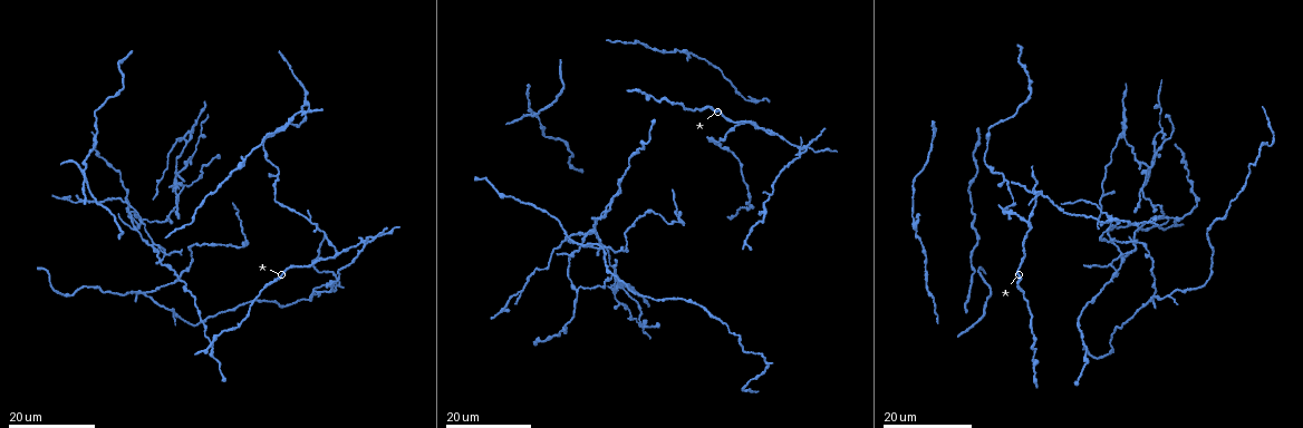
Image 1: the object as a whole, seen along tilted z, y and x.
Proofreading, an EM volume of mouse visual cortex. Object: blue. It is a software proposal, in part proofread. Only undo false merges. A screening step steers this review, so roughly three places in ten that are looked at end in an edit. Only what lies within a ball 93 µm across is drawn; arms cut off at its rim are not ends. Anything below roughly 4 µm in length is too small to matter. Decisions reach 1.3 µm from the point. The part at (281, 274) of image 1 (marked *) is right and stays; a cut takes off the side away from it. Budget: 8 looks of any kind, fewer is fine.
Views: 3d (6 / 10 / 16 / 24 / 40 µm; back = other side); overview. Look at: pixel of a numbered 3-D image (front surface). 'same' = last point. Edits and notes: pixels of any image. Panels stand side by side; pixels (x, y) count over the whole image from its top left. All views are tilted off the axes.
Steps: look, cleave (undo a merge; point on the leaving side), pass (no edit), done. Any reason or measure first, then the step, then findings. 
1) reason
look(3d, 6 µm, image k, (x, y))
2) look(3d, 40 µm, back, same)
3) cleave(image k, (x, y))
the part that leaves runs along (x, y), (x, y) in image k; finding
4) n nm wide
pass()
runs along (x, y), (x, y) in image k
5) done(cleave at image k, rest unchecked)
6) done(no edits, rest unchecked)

thick turns thin
look(3d, 24 µm, image 1, (1097, 297))

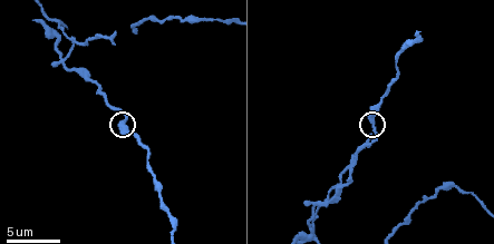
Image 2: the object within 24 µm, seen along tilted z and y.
closer look
look(3d, 10 µm, image 2, (375, 122))

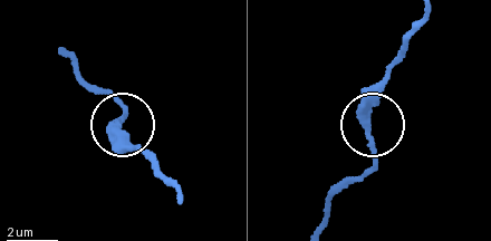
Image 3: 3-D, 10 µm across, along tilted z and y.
270 nm wide
pass()
runs along (419, 20), (378, 93), (368, 173) in image 3; all the same cell

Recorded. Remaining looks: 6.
arms part here
look(3d, 16 µm, image 1, (572, 253))

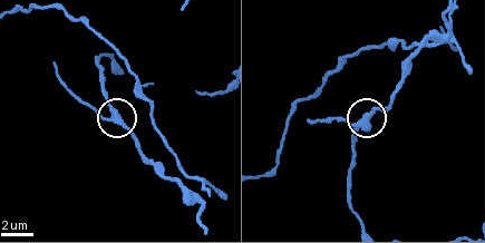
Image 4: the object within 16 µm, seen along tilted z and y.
look(3d, 10 µm, image 4, (109, 117))

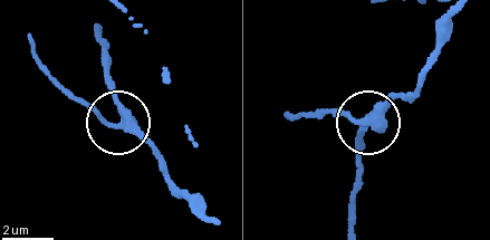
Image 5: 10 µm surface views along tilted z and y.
side arm 6 µm
pass()
runs along (215, 219), (170, 181), (135, 136), (66, 95) in image 5; one cell here

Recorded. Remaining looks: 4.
a fork
look(3d, 24 µm, image 1, (1027, 222))

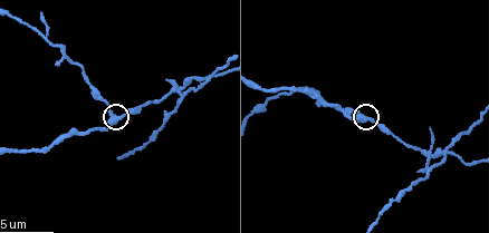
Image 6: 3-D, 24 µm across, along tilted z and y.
look(3d, 6 µm, image 6, (112, 118))

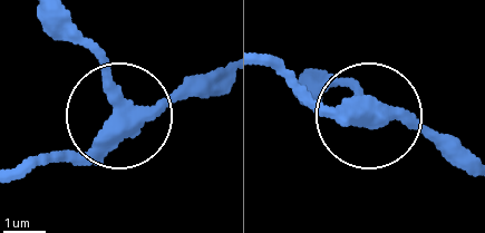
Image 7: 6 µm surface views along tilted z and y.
side arm 44 µm
pass()
runs along (16, 177), (81, 155), (206, 70) in image 7; one cell here

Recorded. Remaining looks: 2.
four or more arms meet
look(3d, 10 µm, image 6, (429, 158))

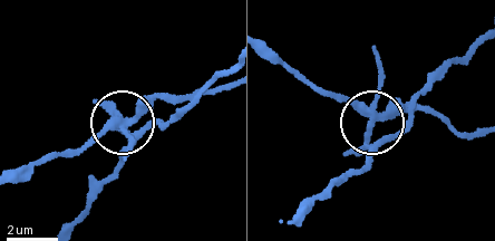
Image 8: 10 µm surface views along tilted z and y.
look(3d, 10 µm, back, image 8, (372, 123))

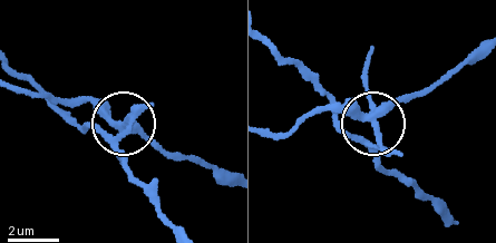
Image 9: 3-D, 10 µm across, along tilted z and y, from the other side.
side arm 11 µm; 5 arms
cleave(image 9, (117, 149))
two cells meet here

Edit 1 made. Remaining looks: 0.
done(cleave at image 9, rest unchecked)

